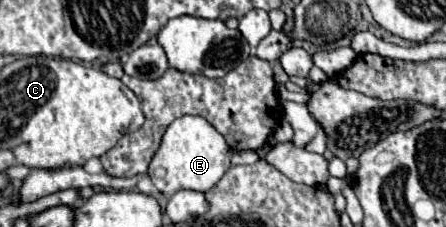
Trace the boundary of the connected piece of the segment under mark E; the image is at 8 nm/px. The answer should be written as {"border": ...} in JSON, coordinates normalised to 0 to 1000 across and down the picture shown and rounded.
{"border":[[[410,507],[374,559],[361,639],[334,718],[330,771],[339,780],[343,815],[374,868],[406,833],[460,850],[518,736],[518,683],[522,665],[504,630],[500,595],[473,542],[442,507]]]}

